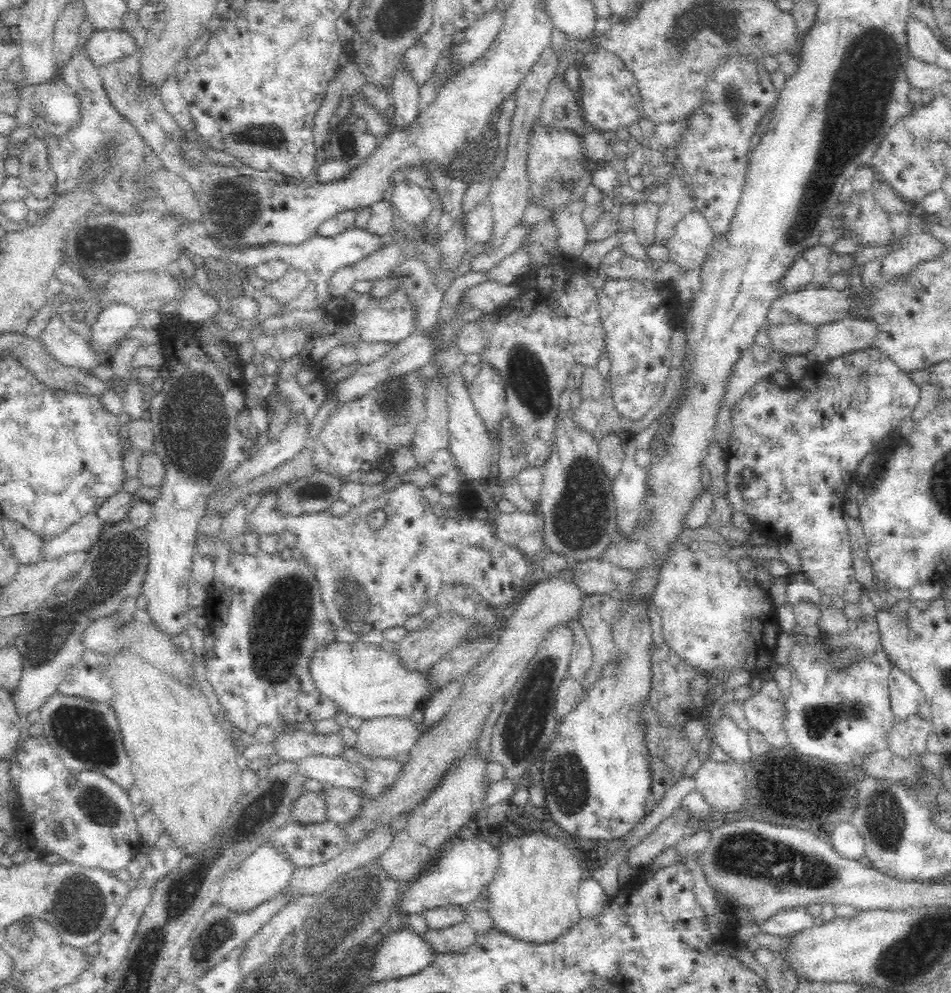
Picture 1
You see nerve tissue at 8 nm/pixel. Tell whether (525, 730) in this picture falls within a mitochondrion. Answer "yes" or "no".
yes

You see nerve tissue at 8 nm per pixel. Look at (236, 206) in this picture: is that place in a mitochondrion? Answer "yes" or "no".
yes

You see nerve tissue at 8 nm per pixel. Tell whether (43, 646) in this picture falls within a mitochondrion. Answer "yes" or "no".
yes

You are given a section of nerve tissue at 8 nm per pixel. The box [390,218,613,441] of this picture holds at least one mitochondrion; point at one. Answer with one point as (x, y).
(530, 383)

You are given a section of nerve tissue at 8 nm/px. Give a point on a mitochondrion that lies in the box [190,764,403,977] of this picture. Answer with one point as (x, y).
(364, 897)

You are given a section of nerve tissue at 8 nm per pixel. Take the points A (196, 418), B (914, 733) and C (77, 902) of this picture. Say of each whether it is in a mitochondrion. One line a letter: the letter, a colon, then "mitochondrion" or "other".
A: mitochondrion
B: other
C: mitochondrion

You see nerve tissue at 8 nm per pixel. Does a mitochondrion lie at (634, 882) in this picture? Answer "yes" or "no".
no

